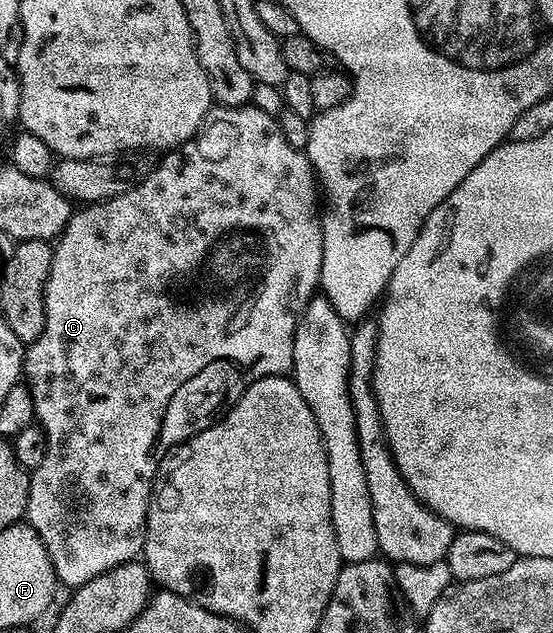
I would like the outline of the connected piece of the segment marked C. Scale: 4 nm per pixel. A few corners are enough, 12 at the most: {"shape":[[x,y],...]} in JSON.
{"shape":[[212,105],[54,243],[25,521],[142,555],[159,460],[294,364],[323,251]]}

